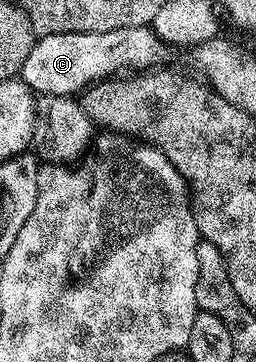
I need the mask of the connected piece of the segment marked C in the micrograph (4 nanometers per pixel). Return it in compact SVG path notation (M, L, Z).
M150 26L46 35L39 37L31 48L19 79L25 80L28 88L39 95L74 96L114 75L159 67L168 51L169 45Z

